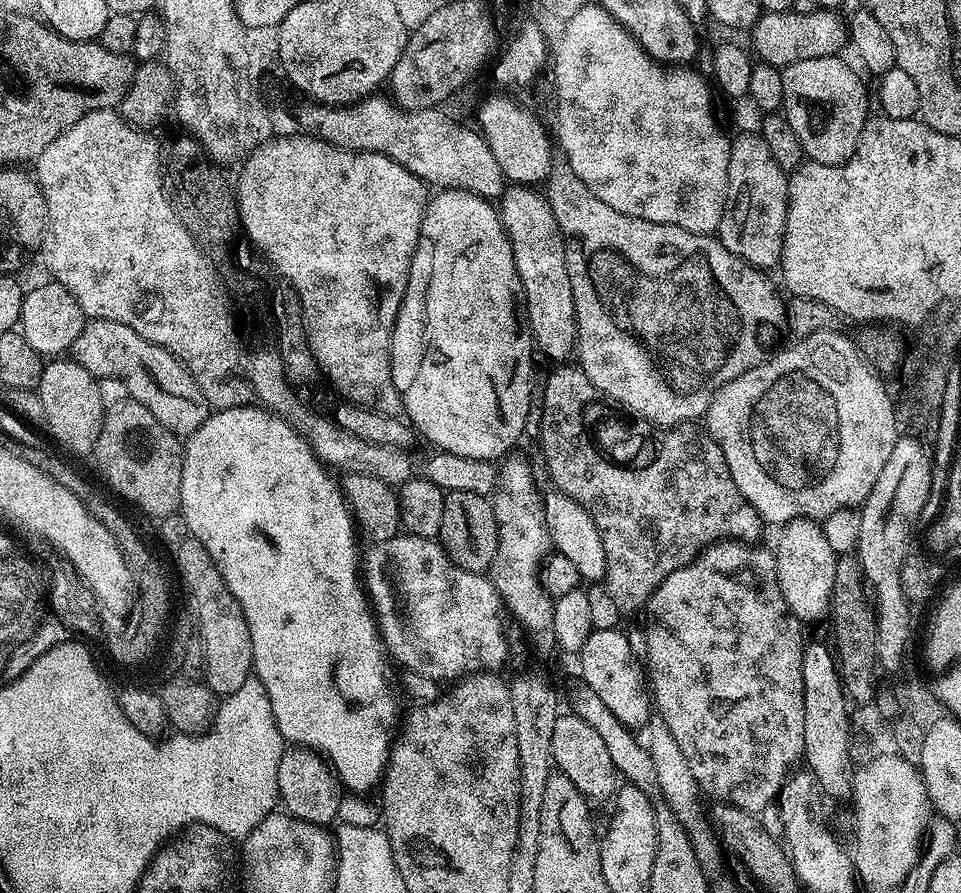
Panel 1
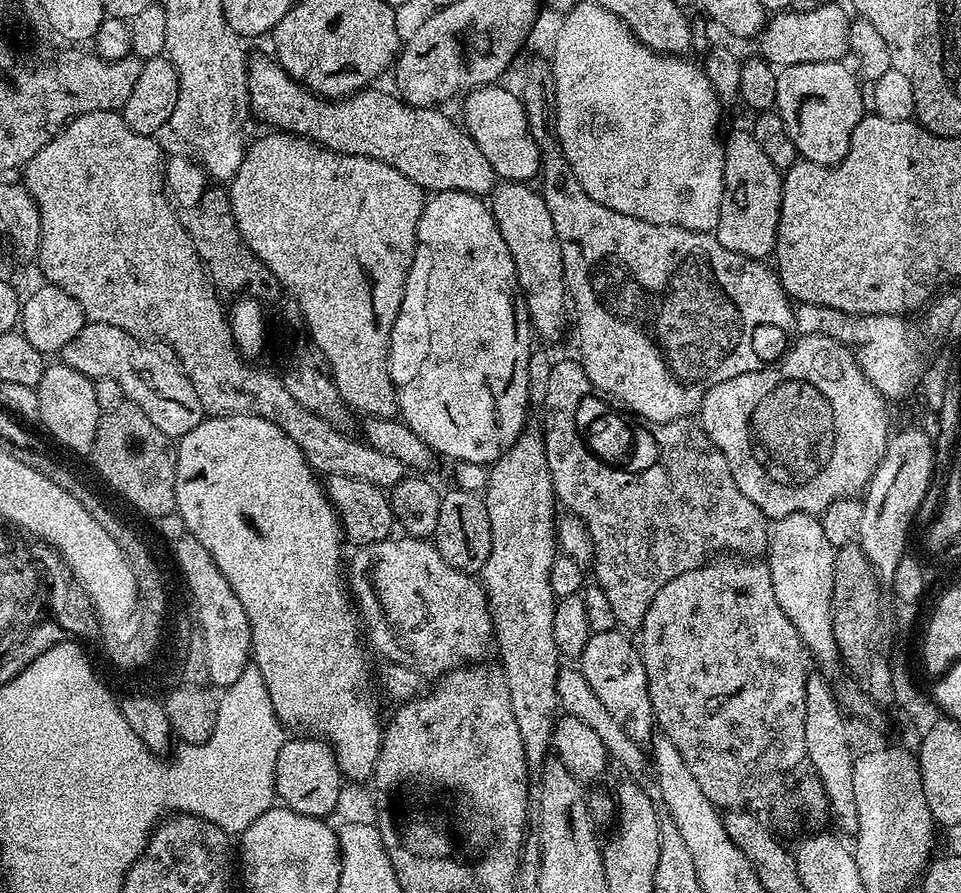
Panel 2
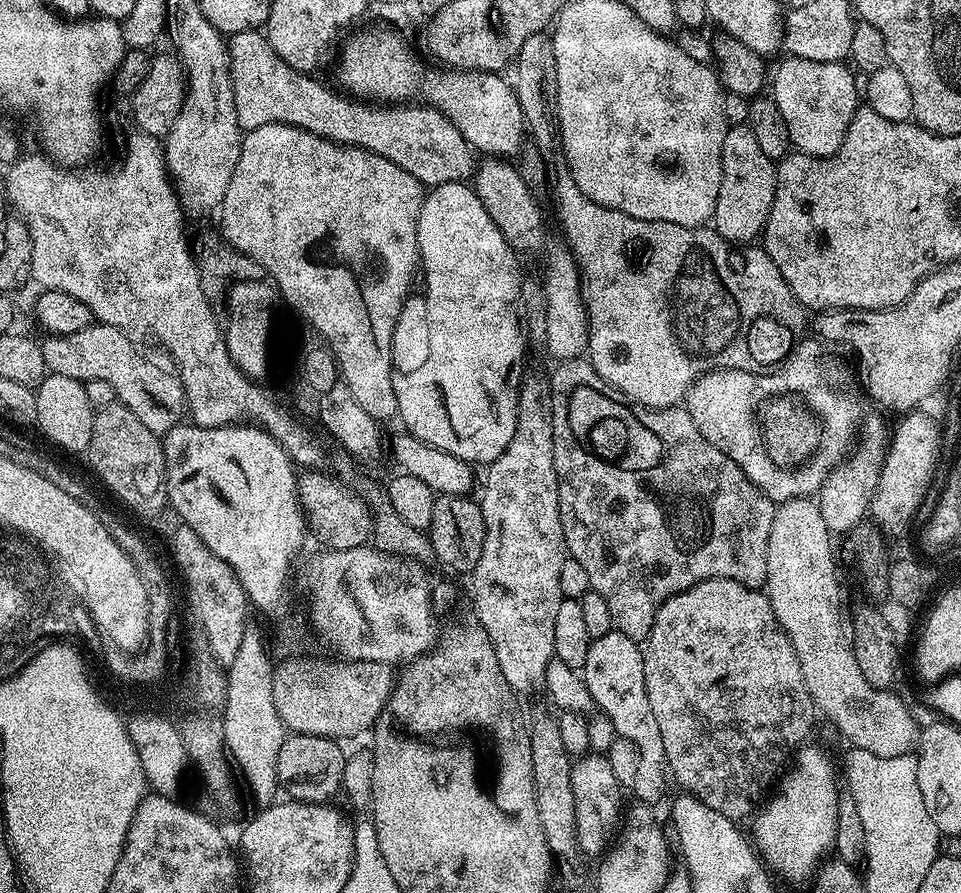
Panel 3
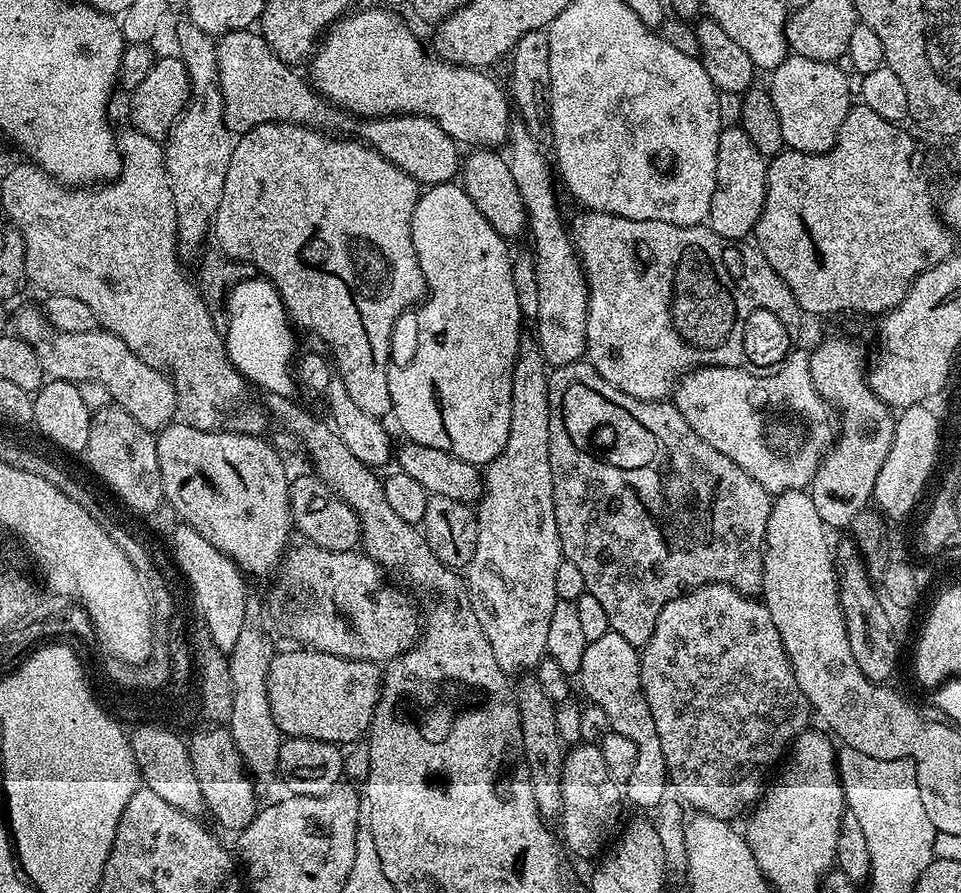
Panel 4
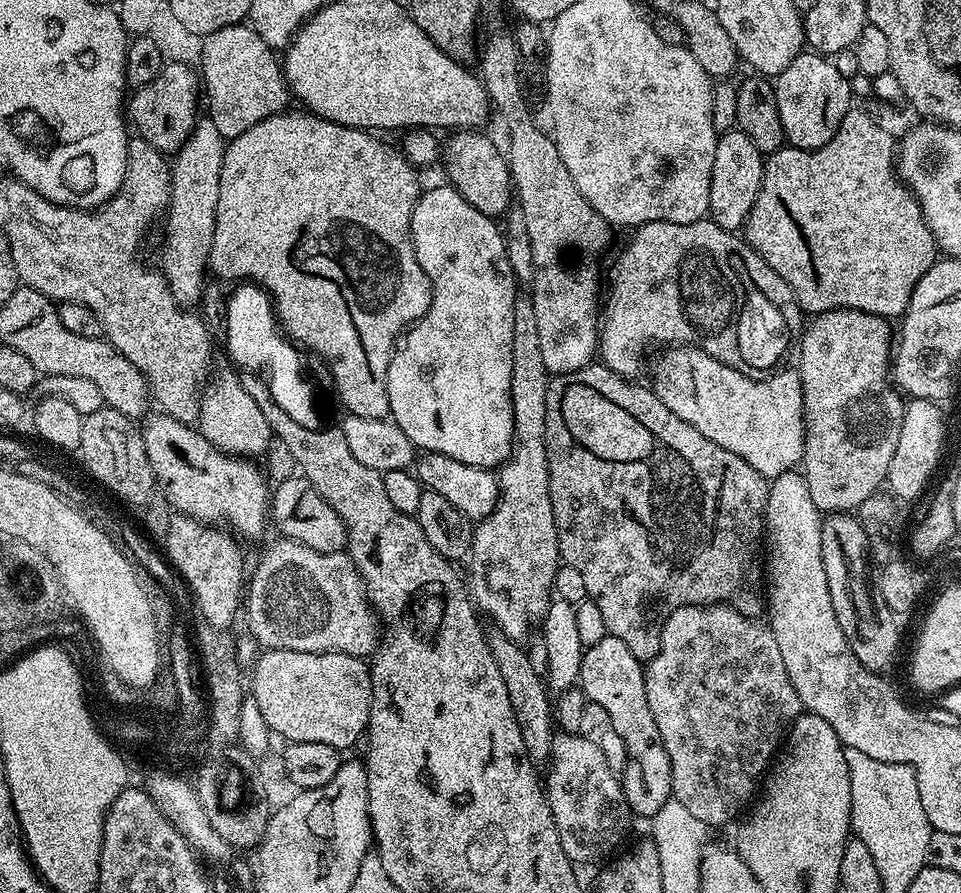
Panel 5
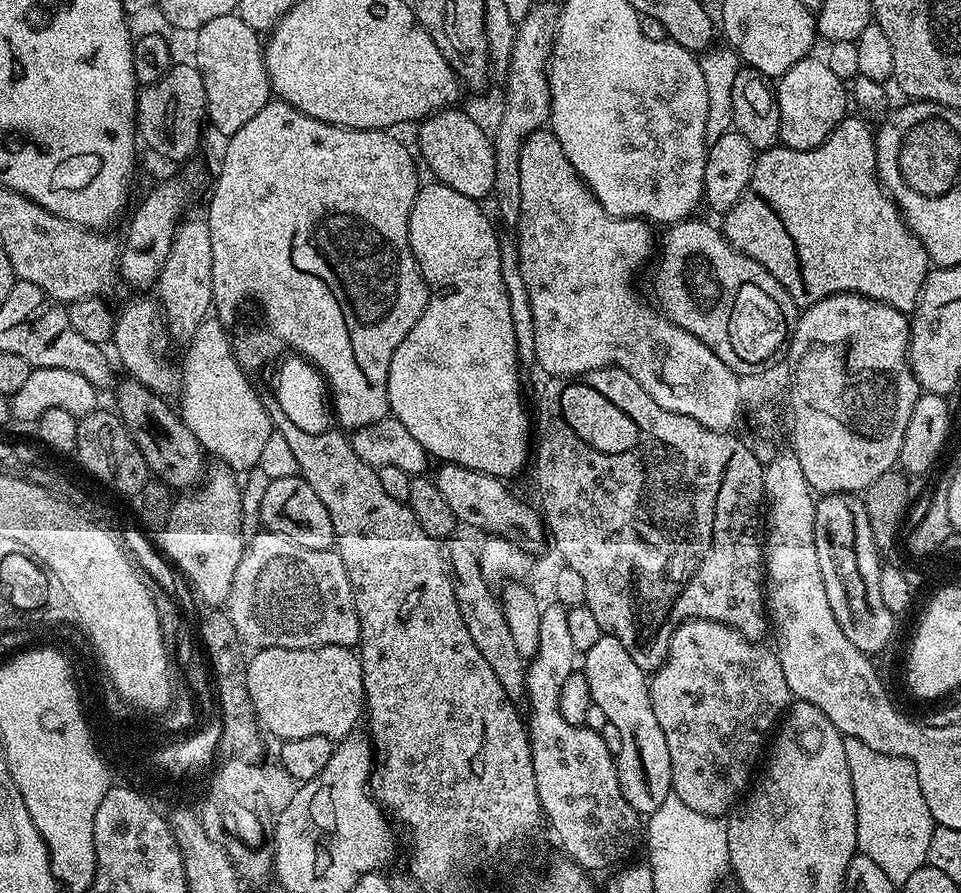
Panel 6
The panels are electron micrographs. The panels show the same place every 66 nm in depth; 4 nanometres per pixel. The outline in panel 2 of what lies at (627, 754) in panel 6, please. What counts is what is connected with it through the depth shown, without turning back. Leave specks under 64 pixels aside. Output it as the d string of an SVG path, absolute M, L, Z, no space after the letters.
M620 630L593 632L578 658L578 669L626 734L636 741L648 742L654 735L657 723L646 682L646 666L640 657L639 647L623 635L627 636Z

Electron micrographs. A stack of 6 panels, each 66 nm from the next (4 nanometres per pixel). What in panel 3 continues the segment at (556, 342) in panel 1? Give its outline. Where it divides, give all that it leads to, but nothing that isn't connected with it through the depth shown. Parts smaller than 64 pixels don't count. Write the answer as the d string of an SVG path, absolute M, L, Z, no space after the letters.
M488 158L485 164L475 169L474 187L486 214L494 218L494 226L502 230L502 238L518 254L536 252L544 244L544 216L540 213L540 204L534 193L528 189L524 176L515 168L515 163L500 158Z

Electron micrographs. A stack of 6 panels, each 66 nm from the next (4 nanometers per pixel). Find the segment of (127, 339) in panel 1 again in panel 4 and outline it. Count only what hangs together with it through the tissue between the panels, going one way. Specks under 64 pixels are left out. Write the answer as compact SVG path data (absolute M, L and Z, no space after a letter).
M39 307L18 309L11 317L10 328L18 338L22 338L22 342L32 347L34 354L38 354L38 362L42 362L42 370L48 380L68 380L78 385L102 382L102 386L110 390L112 404L126 410L134 422L153 434L177 419L176 388L171 379L155 363L147 364L141 353L130 350L130 346L126 346L126 342L113 332L106 332L98 326L92 332L66 334L50 326Z

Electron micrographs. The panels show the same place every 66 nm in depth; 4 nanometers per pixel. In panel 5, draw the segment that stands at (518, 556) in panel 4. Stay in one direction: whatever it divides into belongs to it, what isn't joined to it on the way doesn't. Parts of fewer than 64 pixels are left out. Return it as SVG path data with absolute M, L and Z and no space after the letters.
M528 294L517 295L514 302L514 338L510 342L510 358L512 365L510 366L510 402L514 410L514 434L512 435L512 454L499 465L498 479L500 482L500 496L496 500L496 508L485 520L479 521L475 525L472 534L472 550L468 564L468 576L466 572L466 587L474 601L475 607L481 613L484 612L488 616L492 616L492 620L496 623L495 627L503 632L509 640L517 642L523 641L523 636L532 628L532 620L539 621L548 612L548 606L554 596L552 583L554 582L554 574L557 568L560 567L562 561L560 551L558 550L558 534L554 526L554 510L550 506L550 486L548 485L548 459L546 458L546 390L548 389L548 381L550 373L546 362L542 362L542 346L538 339L538 318L534 315L534 306L532 305L532 297Z

